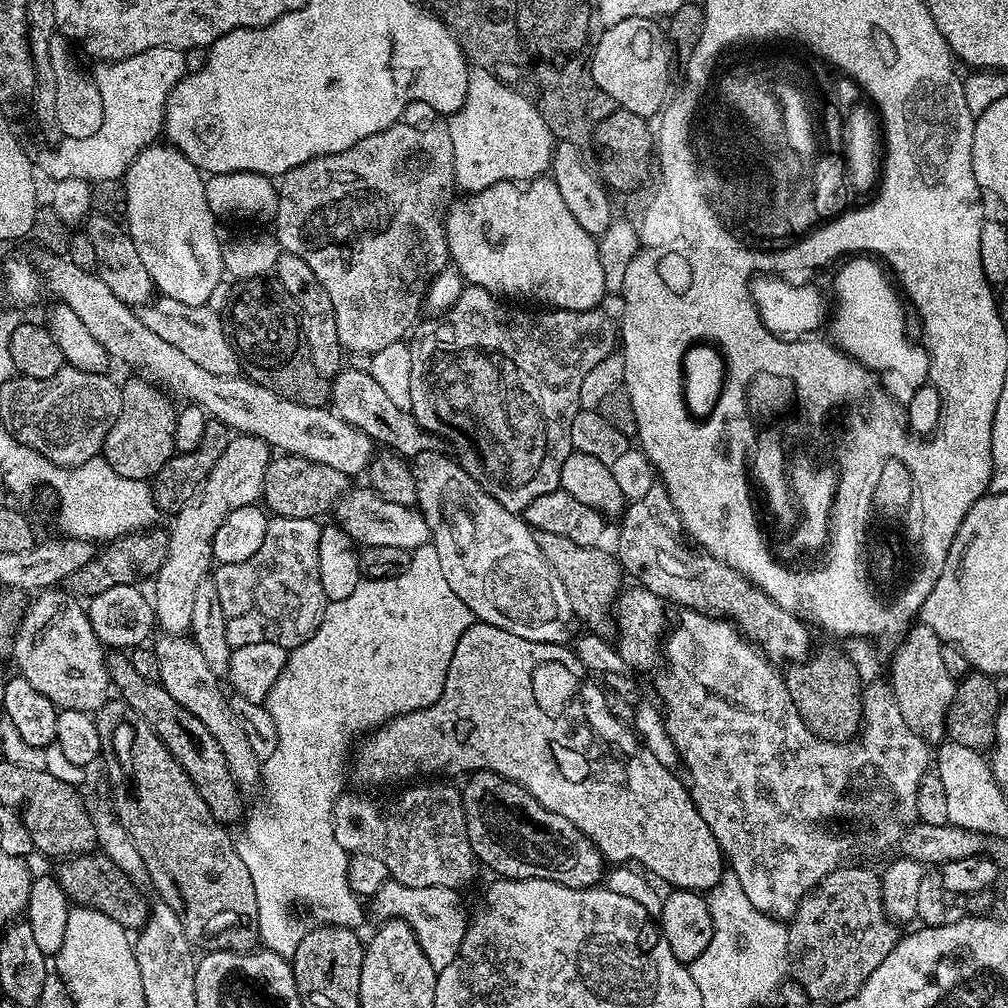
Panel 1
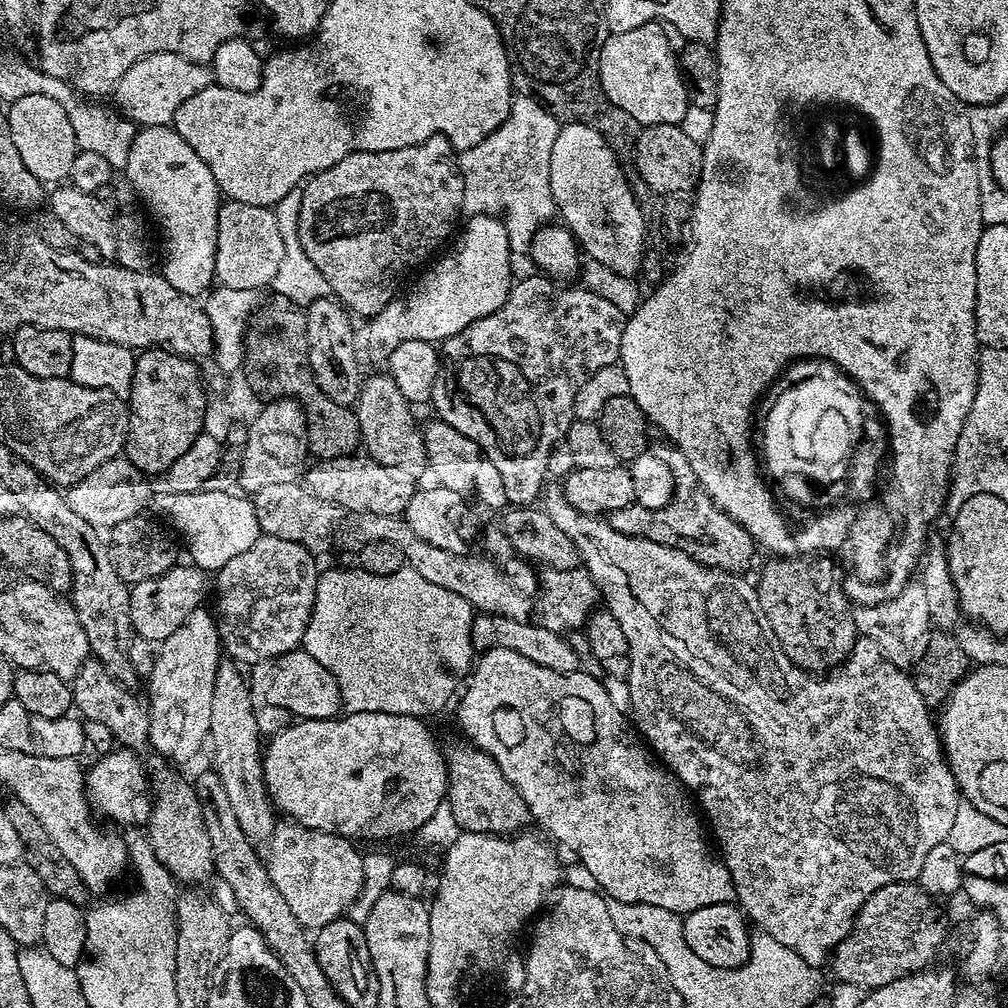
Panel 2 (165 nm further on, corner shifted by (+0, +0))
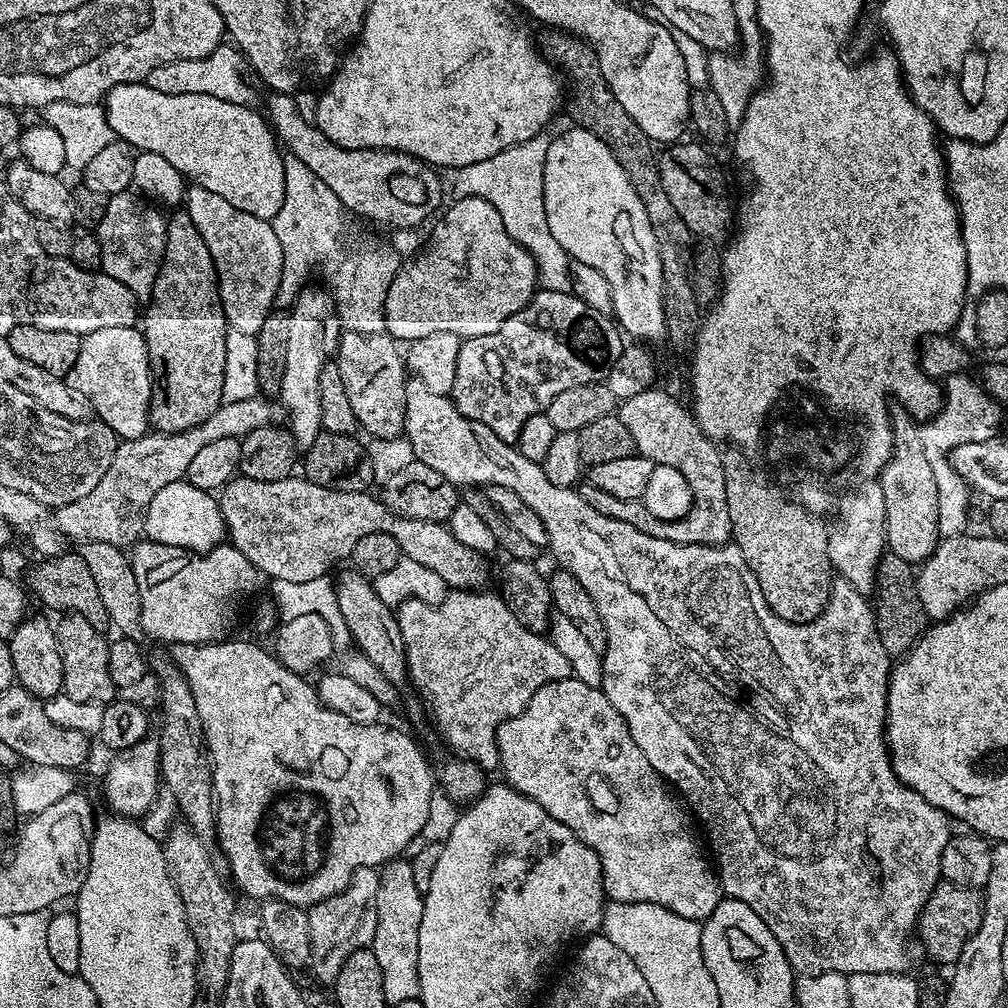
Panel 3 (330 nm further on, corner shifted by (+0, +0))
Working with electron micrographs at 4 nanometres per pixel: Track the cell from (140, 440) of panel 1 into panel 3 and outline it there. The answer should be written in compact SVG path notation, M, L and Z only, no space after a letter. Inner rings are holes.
M187 210L176 211L180 212L167 217L168 229L166 230L164 261L160 264L158 278L152 287L152 295L147 297L146 304L148 304L148 309L145 312L143 309L142 312L142 331L144 333L144 341L148 347L148 361L150 362L150 370L152 371L152 401L148 407L148 418L151 427L158 432L190 430L194 426L206 422L206 418L210 418L210 414L214 414L214 410L218 410L220 405L224 403L224 399L222 398L222 378L226 374L226 338L230 331L228 320L224 317L224 307L222 306L222 298L220 297L220 283L216 281L214 258L210 258L210 250L206 246L206 242L202 242L202 234L198 234L198 226L194 226L194 222Z

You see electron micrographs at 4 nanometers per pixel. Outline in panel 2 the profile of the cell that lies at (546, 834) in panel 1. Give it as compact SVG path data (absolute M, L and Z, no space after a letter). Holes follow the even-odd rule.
M463 742L447 749L448 790L446 801L454 812L454 818L461 830L465 832L482 832L489 836L512 834L524 823L529 823L528 807L518 794L518 790L502 774L498 762L485 752L479 751L475 744Z

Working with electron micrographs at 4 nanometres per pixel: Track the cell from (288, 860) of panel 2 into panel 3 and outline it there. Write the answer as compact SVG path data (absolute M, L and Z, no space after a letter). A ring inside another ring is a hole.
M357 868L346 890L339 896L331 896L309 909L310 938L312 939L312 958L310 969L328 986L335 985L346 958L359 948L368 948L374 938L376 929L376 899L380 885L380 872L374 868Z

